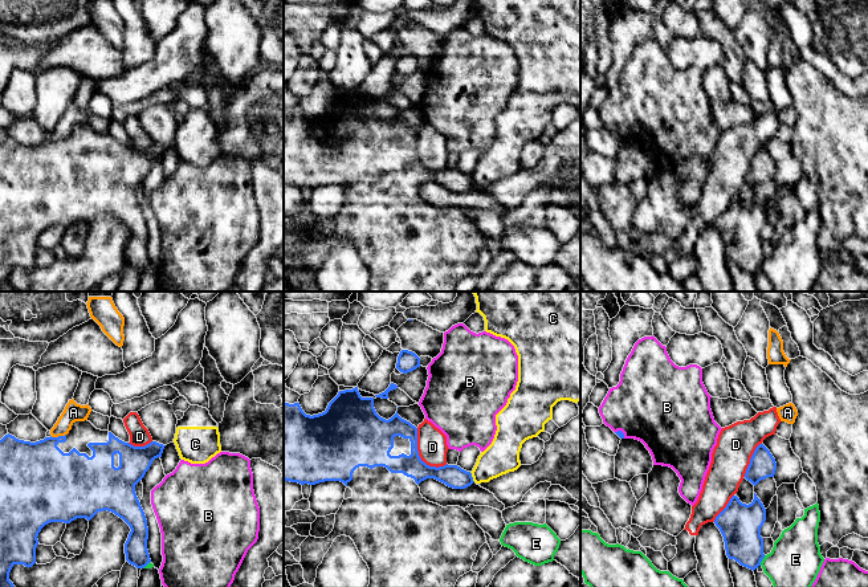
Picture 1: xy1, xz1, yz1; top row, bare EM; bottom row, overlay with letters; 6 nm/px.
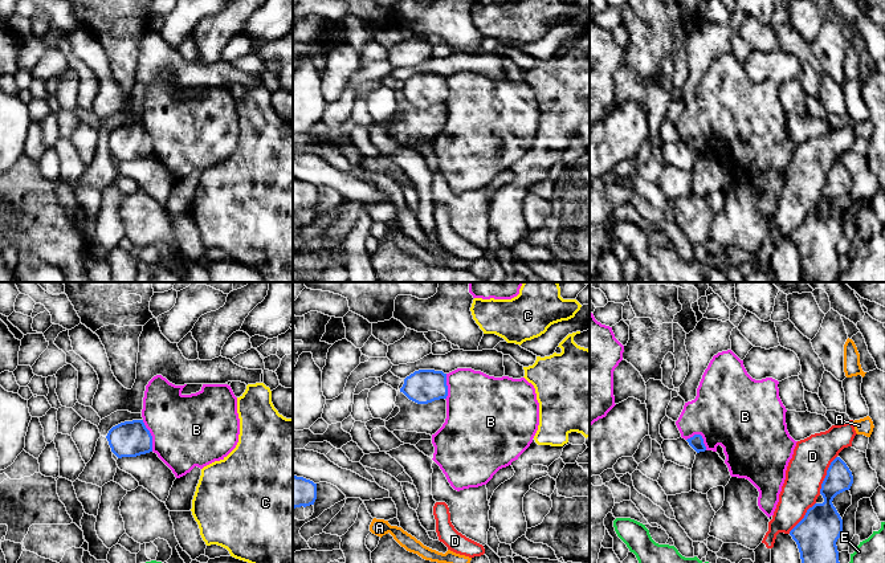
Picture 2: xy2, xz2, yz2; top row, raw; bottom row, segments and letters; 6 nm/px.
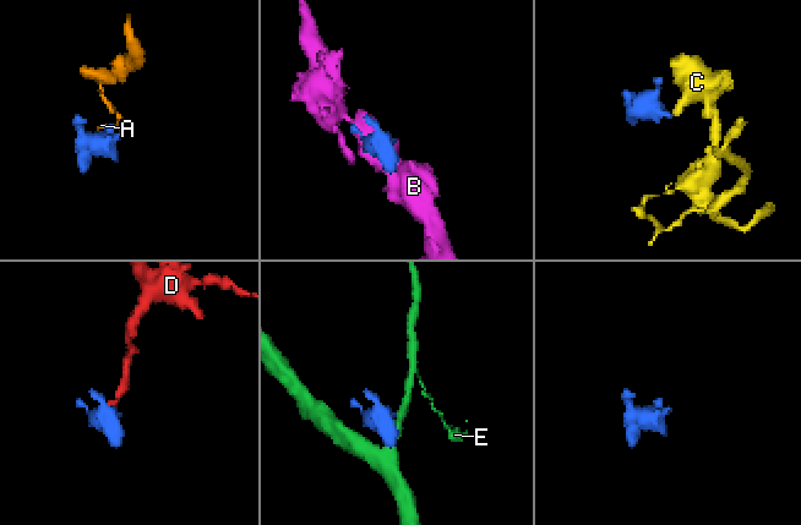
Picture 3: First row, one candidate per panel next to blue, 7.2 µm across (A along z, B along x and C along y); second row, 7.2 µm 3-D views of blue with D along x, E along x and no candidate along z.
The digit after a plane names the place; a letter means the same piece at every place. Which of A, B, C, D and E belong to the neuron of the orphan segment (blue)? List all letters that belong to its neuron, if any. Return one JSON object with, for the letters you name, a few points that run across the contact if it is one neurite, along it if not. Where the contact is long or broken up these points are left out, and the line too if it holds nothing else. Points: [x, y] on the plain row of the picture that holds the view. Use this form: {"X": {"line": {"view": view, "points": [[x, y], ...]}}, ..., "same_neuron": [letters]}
{"same_neuron": []}

